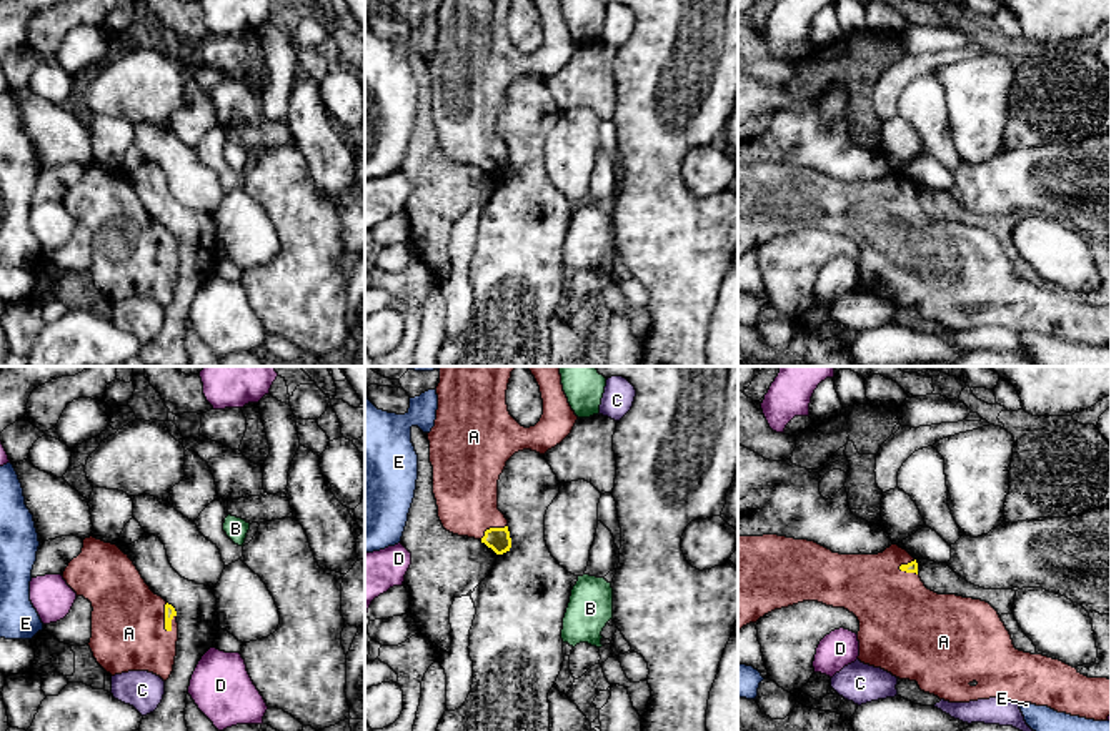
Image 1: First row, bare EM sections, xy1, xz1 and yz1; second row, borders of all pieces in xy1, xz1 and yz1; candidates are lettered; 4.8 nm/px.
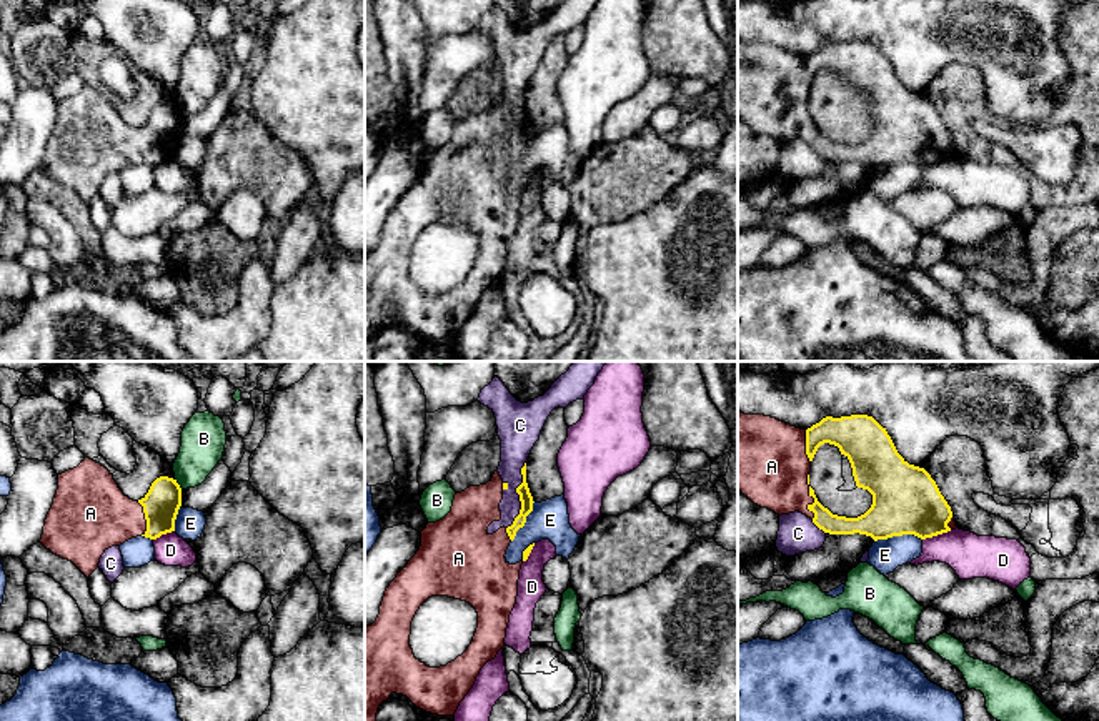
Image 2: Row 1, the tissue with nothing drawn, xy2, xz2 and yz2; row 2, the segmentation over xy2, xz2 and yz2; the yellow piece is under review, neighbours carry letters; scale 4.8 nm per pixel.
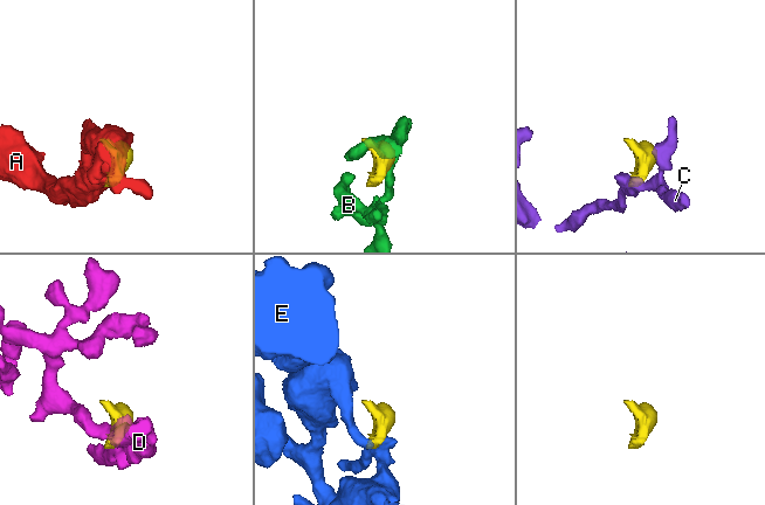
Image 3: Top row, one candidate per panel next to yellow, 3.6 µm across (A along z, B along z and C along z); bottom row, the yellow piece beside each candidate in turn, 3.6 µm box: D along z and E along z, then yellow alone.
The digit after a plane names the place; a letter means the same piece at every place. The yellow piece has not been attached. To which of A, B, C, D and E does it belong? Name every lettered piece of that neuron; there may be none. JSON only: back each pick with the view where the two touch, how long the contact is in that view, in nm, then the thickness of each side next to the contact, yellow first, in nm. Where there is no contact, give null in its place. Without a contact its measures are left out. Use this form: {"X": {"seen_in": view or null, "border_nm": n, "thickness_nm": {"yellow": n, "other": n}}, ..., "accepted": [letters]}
{"A": {"seen_in": "yz2", "border_nm": 220, "thickness_nm": {"yellow": 100, "other": 360}}, "accepted": ["A"]}

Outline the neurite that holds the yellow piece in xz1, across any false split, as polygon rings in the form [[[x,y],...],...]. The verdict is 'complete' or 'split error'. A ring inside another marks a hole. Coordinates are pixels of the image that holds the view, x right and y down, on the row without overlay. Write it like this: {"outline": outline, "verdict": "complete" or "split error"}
{"outline": [[[440,0],[438,37],[428,62],[433,93],[433,122],[443,155],[480,167],[496,182],[511,175],[508,147],[498,137],[498,107],[518,78],[545,82],[573,57],[578,43],[563,18],[560,0],[531,0],[540,13],[543,42],[535,53],[521,53],[508,38],[506,17],[511,0]]], "verdict": "split error"}

